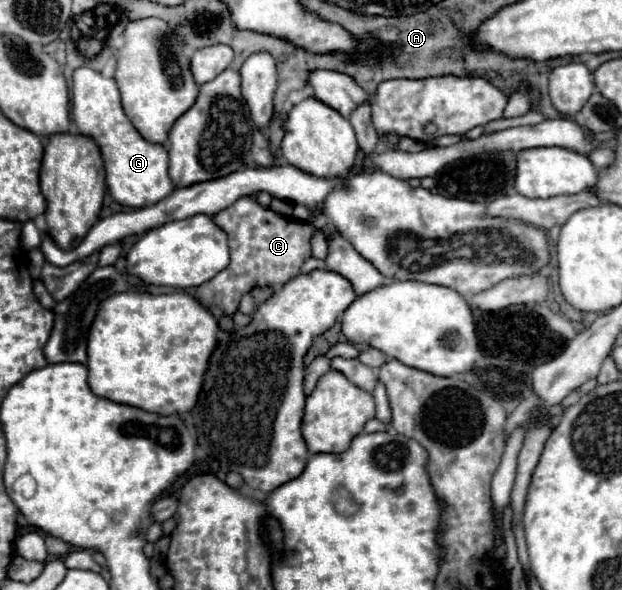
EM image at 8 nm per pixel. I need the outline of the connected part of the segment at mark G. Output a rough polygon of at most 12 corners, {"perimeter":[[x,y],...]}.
{"perimeter":[[73,73],[73,123],[97,143],[111,197],[165,199],[169,157],[123,113],[115,79]]}

